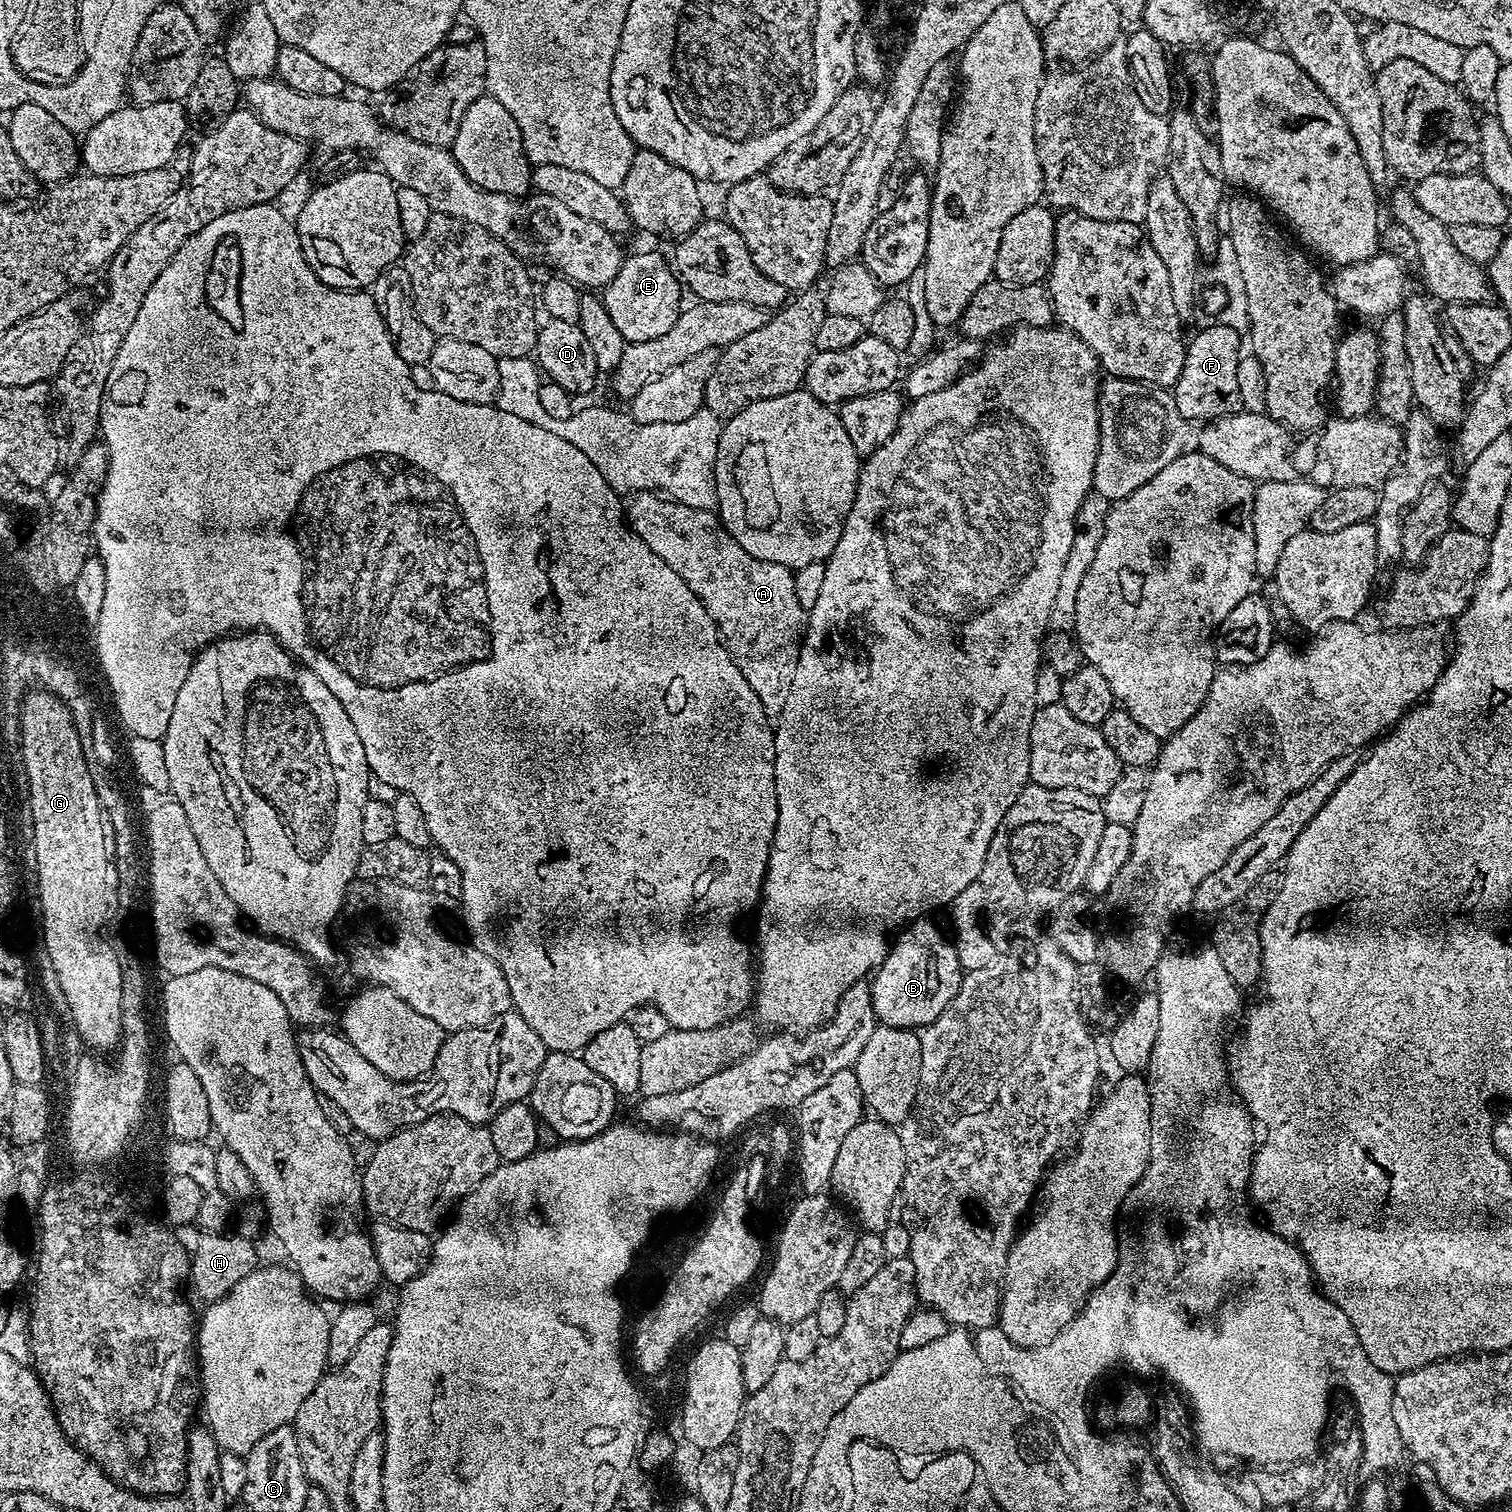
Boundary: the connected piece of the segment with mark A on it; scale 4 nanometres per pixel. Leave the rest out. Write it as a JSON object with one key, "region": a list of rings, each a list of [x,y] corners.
{"region":[[[641,491],[630,504],[630,527],[637,532],[681,578],[694,590],[696,597],[706,606],[710,618],[720,632],[720,639],[732,655],[732,661],[742,670],[746,682],[758,694],[762,706],[767,710],[769,717],[779,717],[784,711],[786,702],[790,698],[790,690],[794,686],[794,674],[798,670],[800,645],[805,632],[796,632],[796,628],[806,628],[806,612],[799,605],[795,597],[795,575],[793,569],[766,562],[746,554],[742,546],[736,548],[738,542],[732,544],[735,538],[728,540],[731,534],[716,536],[716,528],[712,524],[704,524],[704,516],[696,516],[696,508],[683,504],[681,508],[672,508],[672,499],[661,498],[655,491]]]}

